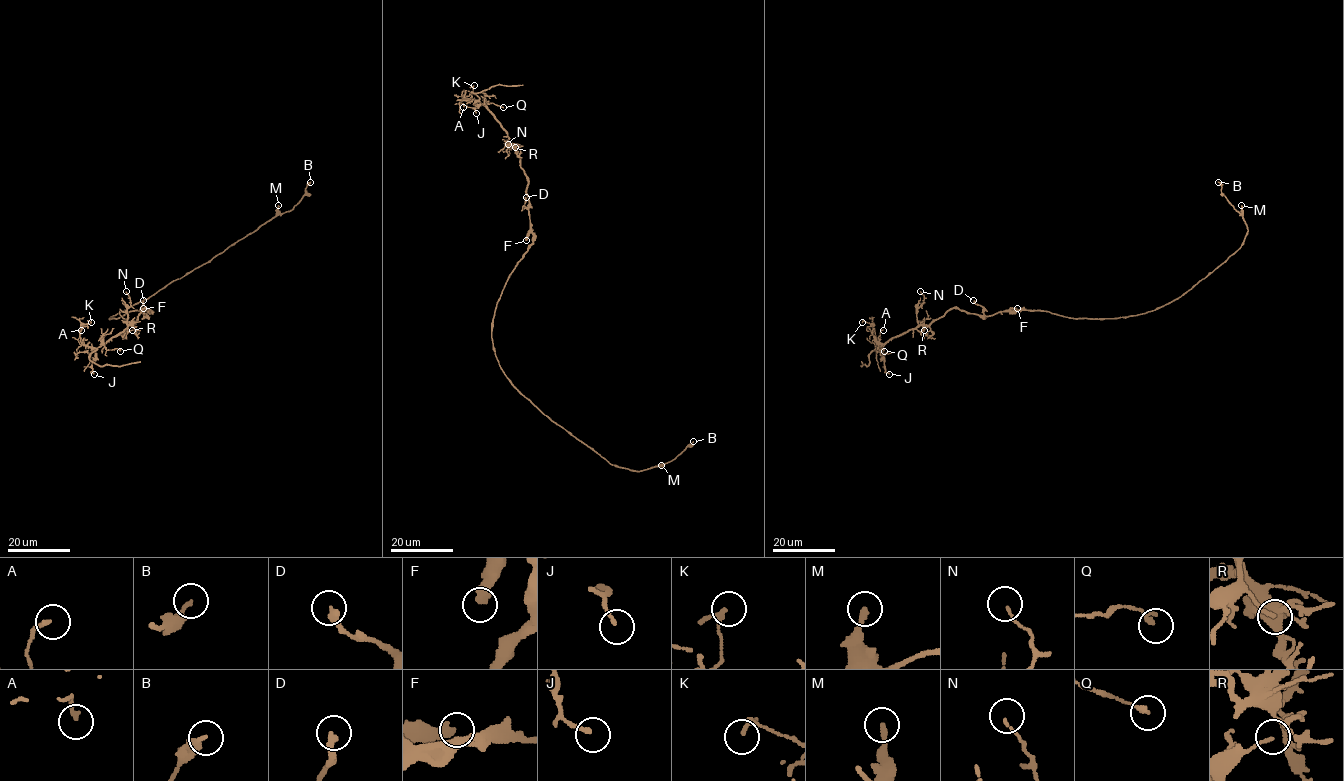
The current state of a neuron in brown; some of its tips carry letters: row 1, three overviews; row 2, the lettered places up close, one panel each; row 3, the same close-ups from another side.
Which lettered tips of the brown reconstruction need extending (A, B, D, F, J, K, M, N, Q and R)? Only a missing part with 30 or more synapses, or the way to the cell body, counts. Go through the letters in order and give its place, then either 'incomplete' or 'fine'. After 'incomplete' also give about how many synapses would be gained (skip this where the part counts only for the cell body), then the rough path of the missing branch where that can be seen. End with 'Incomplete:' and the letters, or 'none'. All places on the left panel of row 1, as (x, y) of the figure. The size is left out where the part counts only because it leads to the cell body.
A: at (81, 330); fine
B: at (310, 182); fine
D: at (143, 300); fine
F: at (143, 308); fine
J: at (94, 374); fine
K: at (91, 322); fine
M: at (278, 205); fine
N: at (126, 291); fine
Q: at (120, 351); fine
R: at (132, 330); fine
Incomplete: none

